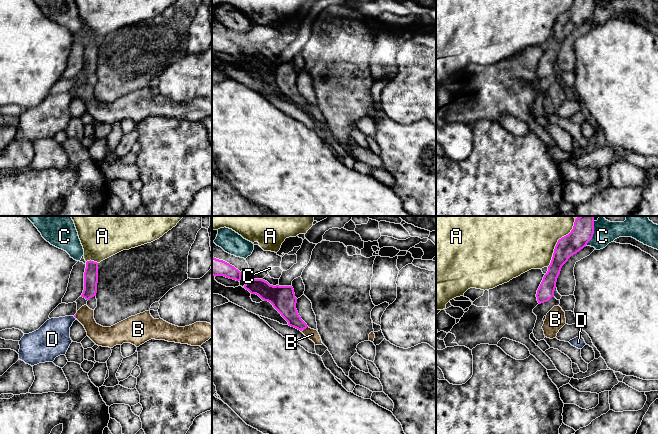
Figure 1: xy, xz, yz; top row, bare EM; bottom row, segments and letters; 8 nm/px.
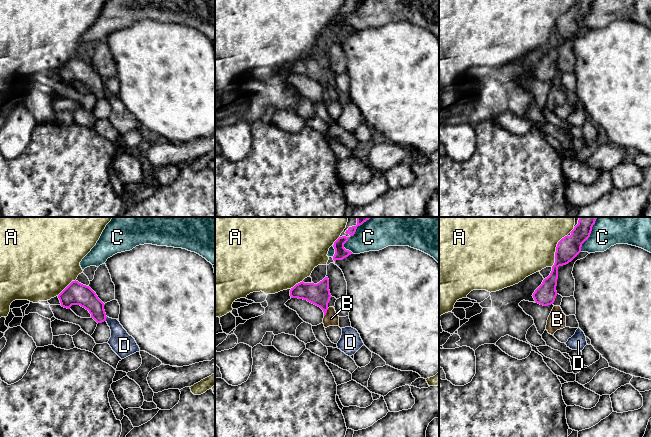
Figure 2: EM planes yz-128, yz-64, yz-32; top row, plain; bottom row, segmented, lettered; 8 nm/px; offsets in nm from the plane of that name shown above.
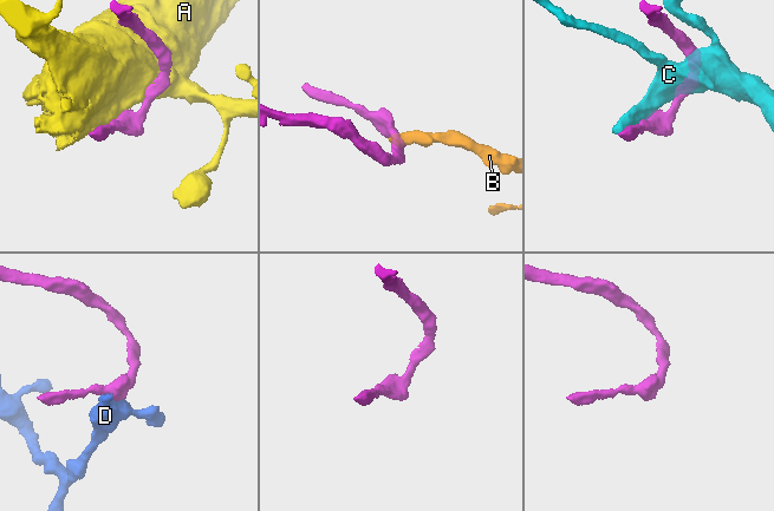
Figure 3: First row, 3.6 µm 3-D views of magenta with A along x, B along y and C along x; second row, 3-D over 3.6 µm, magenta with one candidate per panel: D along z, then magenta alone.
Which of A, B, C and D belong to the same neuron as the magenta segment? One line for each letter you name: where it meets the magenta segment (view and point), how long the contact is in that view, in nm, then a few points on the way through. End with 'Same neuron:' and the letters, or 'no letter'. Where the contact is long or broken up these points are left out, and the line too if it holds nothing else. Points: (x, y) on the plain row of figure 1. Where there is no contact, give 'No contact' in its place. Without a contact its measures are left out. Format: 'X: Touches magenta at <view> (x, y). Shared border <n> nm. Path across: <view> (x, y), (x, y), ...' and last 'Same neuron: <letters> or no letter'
B: Touches magenta at xz (305, 104). Shared border 50 nm. Path across: xz (285, 80), (289, 89), (305, 104), (312, 110)
Same neuron: B

